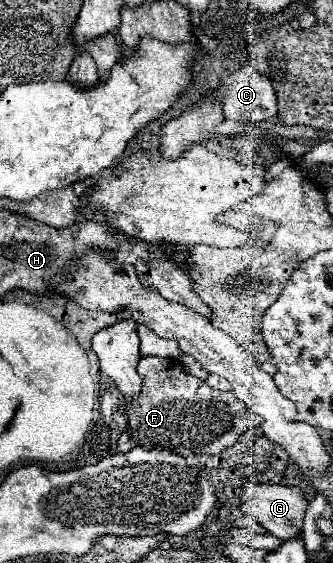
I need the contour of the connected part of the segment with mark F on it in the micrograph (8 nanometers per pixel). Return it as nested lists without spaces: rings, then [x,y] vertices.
[[[145,356],[139,360],[137,372],[143,378],[143,392],[125,404],[127,432],[137,446],[161,446],[179,456],[215,454],[235,444],[243,432],[261,424],[261,416],[235,398],[233,392],[213,390],[207,382],[185,374],[177,360]]]

